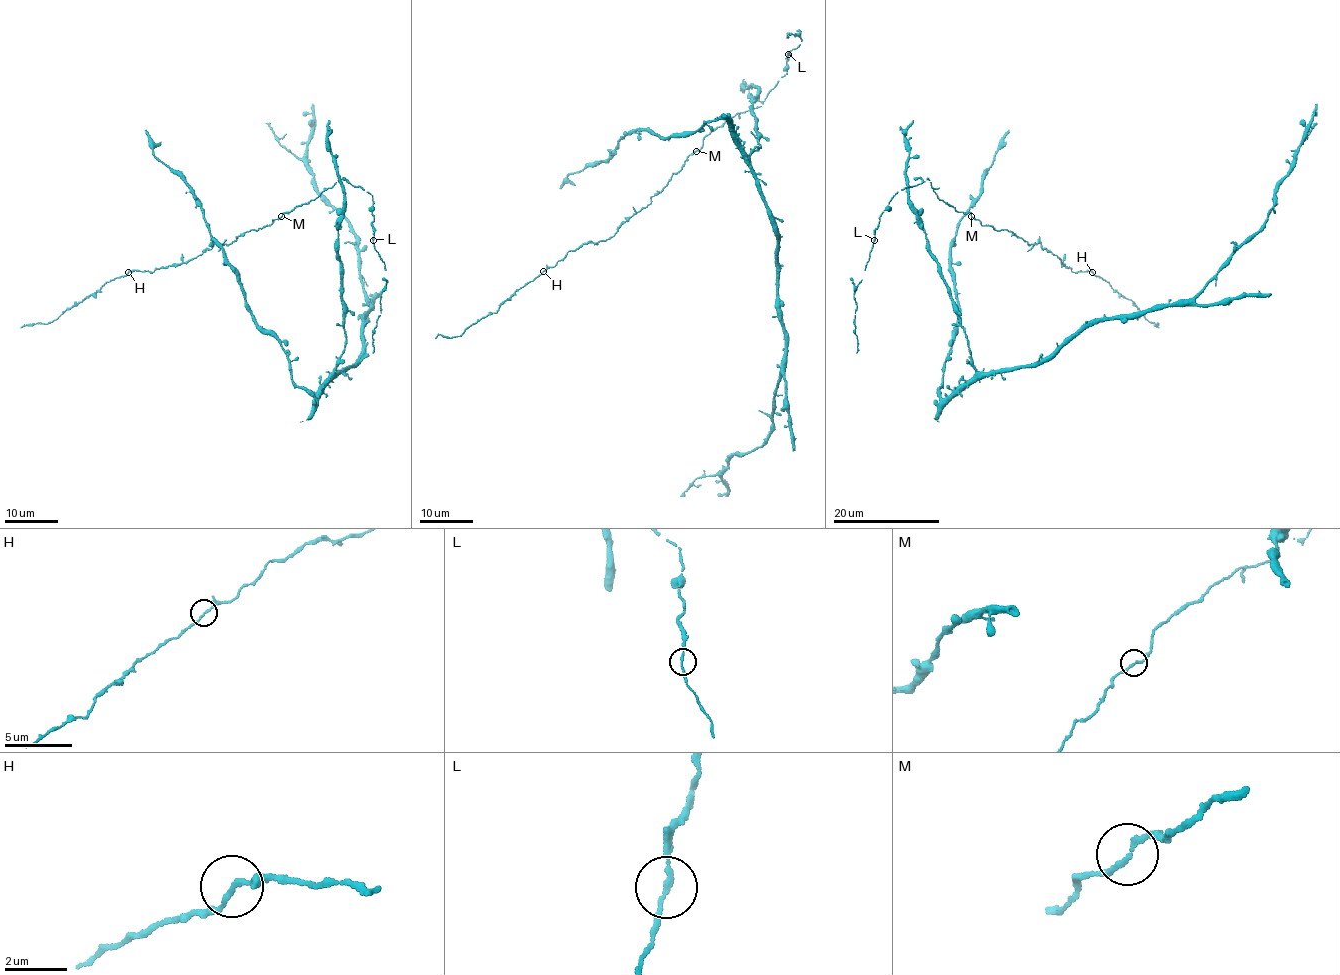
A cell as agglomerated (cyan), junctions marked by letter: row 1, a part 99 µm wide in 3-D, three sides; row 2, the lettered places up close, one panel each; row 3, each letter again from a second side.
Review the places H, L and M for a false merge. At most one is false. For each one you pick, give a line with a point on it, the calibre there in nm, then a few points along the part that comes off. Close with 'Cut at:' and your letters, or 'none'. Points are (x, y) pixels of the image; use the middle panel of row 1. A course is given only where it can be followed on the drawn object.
Cut at: none

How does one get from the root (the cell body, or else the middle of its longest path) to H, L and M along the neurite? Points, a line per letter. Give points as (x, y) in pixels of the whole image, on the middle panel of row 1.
H: (757, 124), (753, 100), (758, 88), (762, 104), (716, 127), (652, 202), (613, 236), (570, 250), (542, 271)
L: (757, 124), (753, 114), (753, 100), (758, 94), (756, 88), (757, 98), (764, 102), (786, 74), (788, 54)
M: (757, 124), (753, 100), (758, 88), (760, 107), (738, 112), (716, 127), (696, 151)

